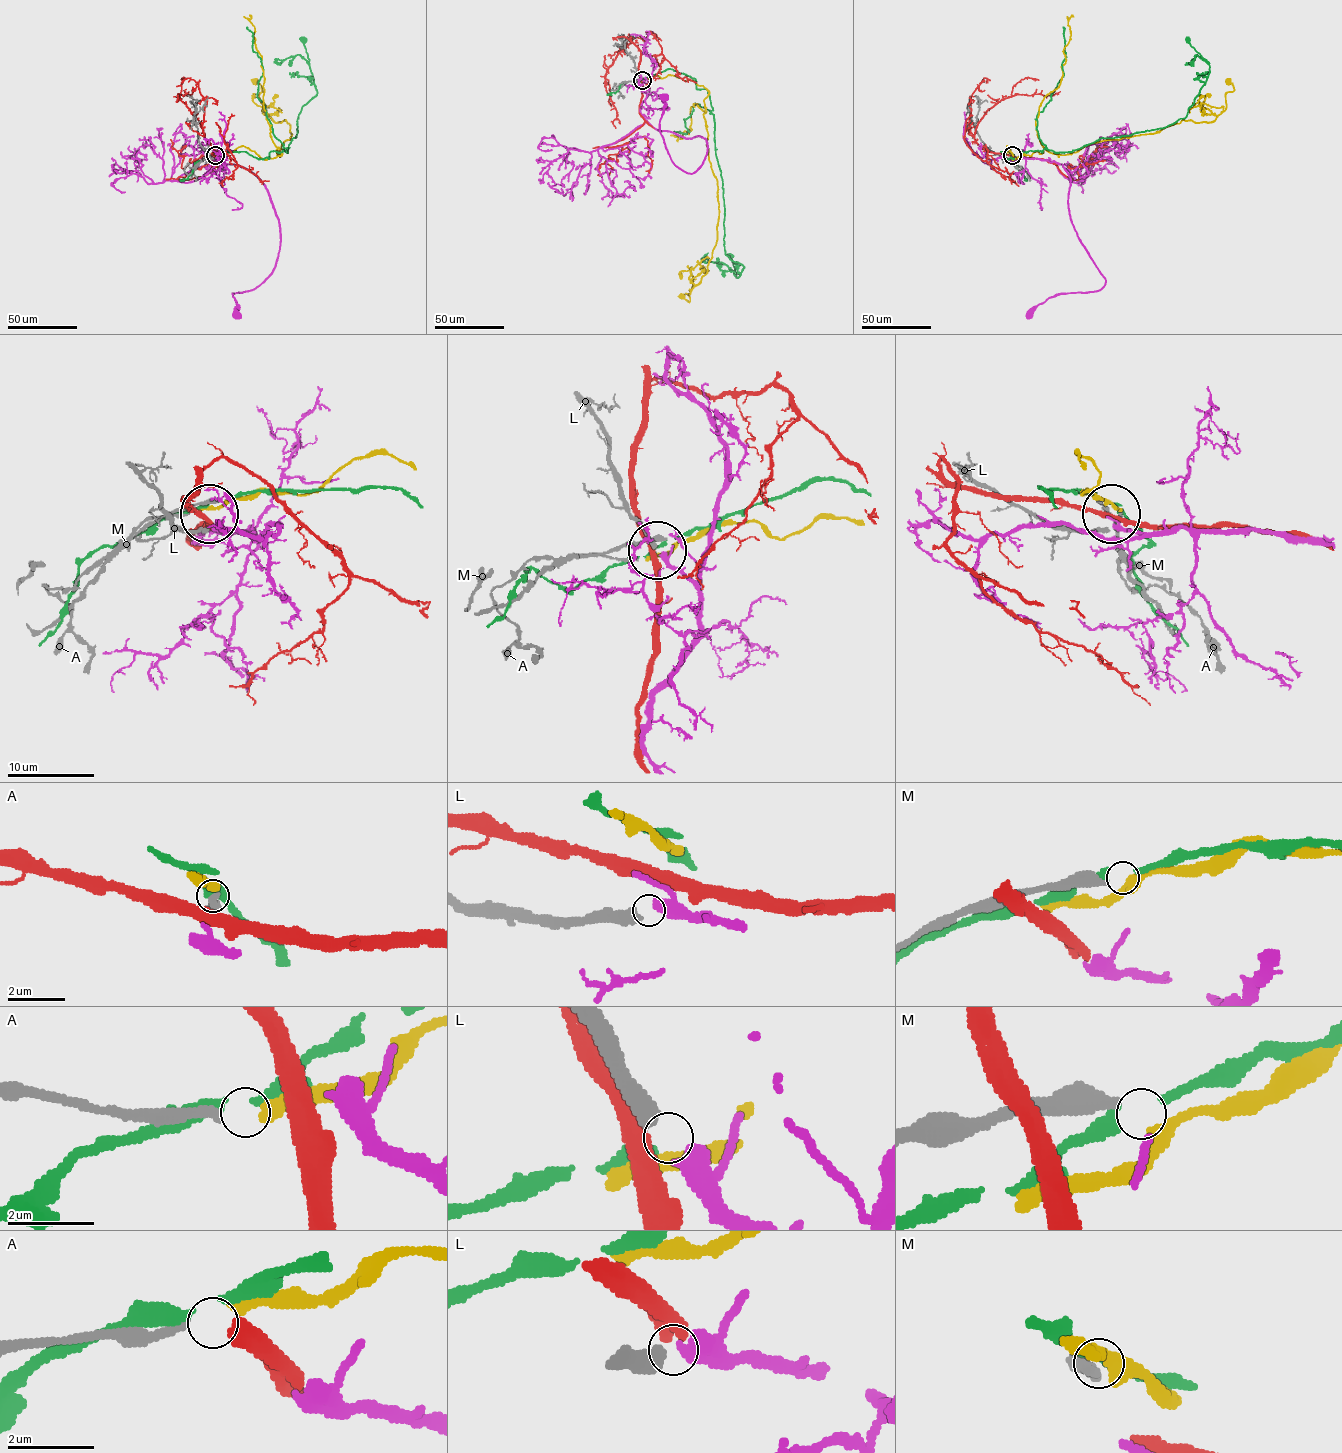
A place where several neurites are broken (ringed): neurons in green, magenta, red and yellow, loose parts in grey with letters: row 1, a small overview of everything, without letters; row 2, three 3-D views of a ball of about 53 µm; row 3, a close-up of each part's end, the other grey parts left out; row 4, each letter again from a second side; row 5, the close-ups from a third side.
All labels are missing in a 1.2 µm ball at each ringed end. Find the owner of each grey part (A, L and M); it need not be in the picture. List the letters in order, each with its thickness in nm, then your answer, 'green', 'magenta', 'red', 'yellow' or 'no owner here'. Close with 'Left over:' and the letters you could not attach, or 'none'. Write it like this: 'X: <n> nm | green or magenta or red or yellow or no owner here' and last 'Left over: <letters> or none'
A: 200 nm | yellow
L: 460 nm | magenta
M: 340 nm | no owner here
Left over: M

